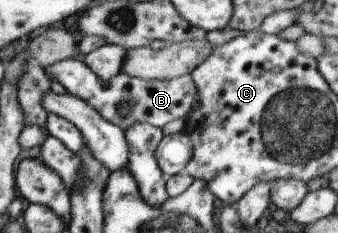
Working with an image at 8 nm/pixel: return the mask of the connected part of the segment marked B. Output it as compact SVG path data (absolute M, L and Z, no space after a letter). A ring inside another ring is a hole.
M75 57L45 67L45 73L49 79L57 81L69 93L84 99L109 123L113 123L122 130L129 129L135 123L151 123L151 125L163 128L172 121L183 120L193 110L195 97L198 96L192 75L185 75L179 79L149 80L123 72L107 81L101 79L83 59ZM123 101L129 101L133 105L133 111L127 115L121 115L119 111L119 105Z

